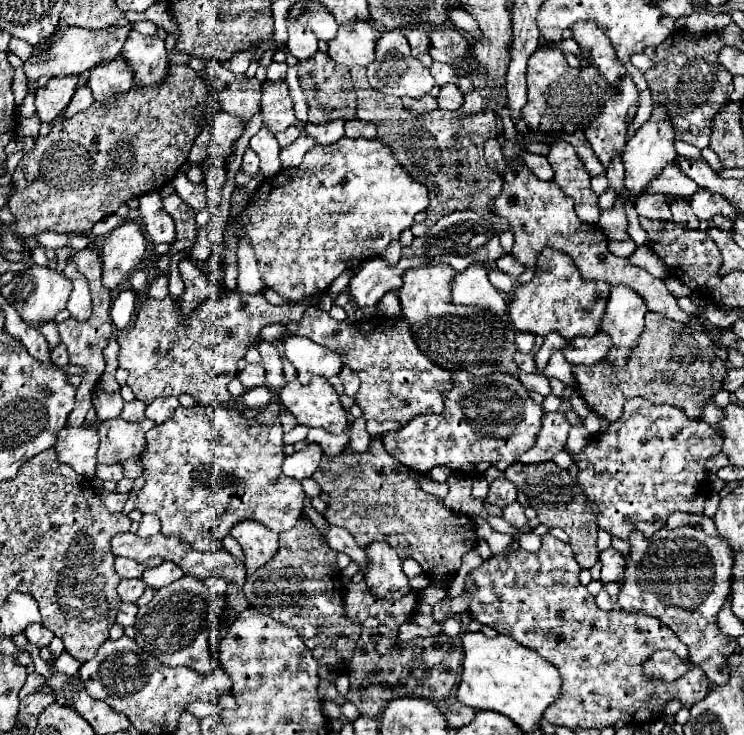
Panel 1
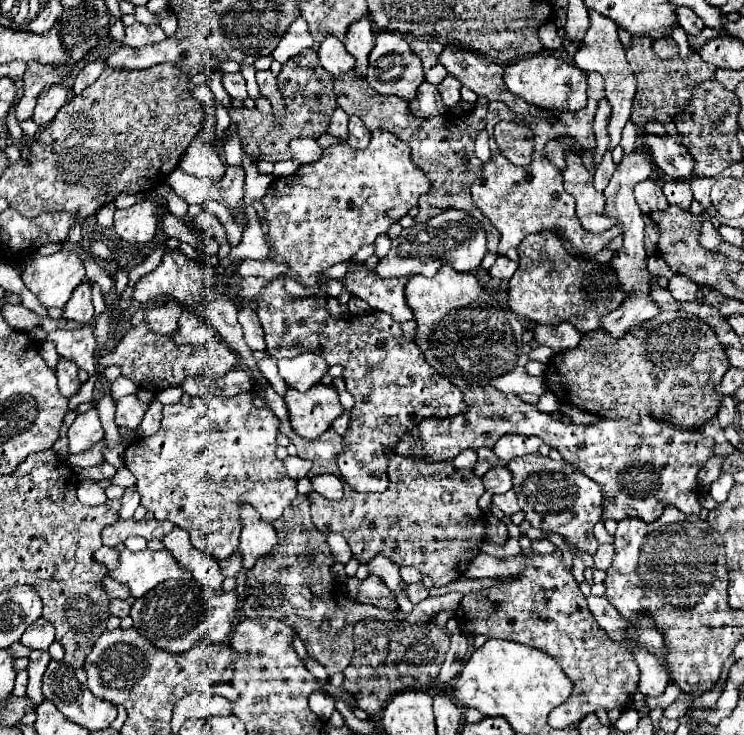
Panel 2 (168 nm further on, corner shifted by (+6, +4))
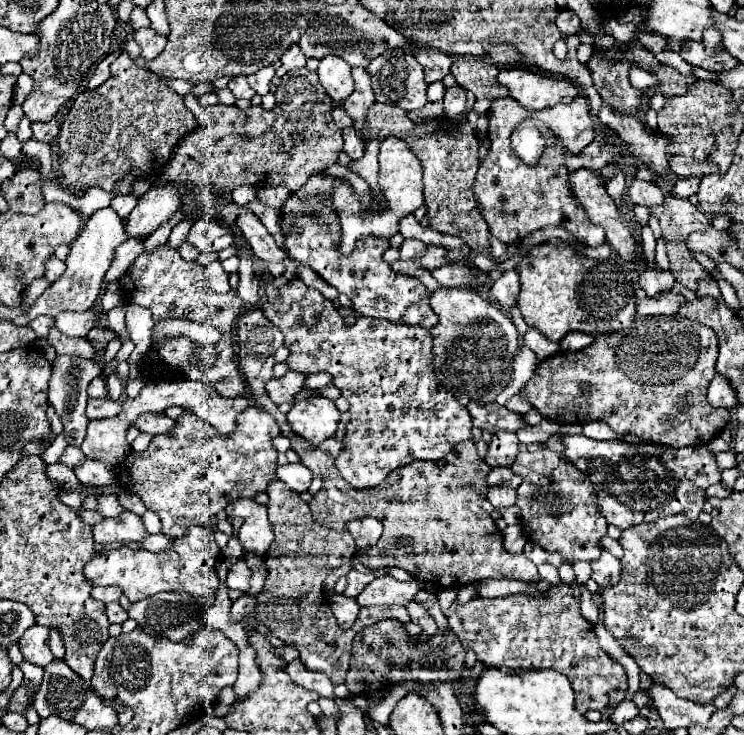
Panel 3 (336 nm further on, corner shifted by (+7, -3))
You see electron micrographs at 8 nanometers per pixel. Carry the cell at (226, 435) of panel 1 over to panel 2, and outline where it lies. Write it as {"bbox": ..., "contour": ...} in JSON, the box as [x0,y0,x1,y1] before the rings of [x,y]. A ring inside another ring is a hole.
{"bbox":[124,393,298,559],"contour":[[[242,393],[236,397],[190,397],[184,395],[174,405],[164,405],[162,427],[150,437],[136,439],[124,453],[124,465],[136,475],[136,489],[140,493],[140,505],[154,513],[158,521],[174,521],[174,525],[190,533],[190,543],[212,555],[214,559],[230,557],[238,549],[238,521],[240,505],[248,503],[266,523],[274,523],[282,517],[284,509],[298,495],[296,481],[286,477],[286,469],[276,459],[274,449],[278,435],[278,417],[270,407],[254,407],[252,395]]]}

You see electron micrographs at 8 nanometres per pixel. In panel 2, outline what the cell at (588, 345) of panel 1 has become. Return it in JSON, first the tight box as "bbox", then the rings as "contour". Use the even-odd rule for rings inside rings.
{"bbox":[600,295,660,339],"contour":[[[638,295],[634,301],[624,301],[616,311],[602,317],[600,329],[612,339],[622,339],[632,325],[640,325],[646,319],[652,319],[660,309],[650,301],[650,295]]]}

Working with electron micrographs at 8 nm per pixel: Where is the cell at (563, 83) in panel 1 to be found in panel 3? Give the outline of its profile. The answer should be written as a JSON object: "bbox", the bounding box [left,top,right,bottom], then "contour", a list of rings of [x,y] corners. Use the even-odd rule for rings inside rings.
{"bbox":[497,68,579,110],"contour":[[[501,68],[497,80],[527,110],[543,110],[557,102],[571,102],[579,94],[571,80],[541,76],[527,68]]]}

